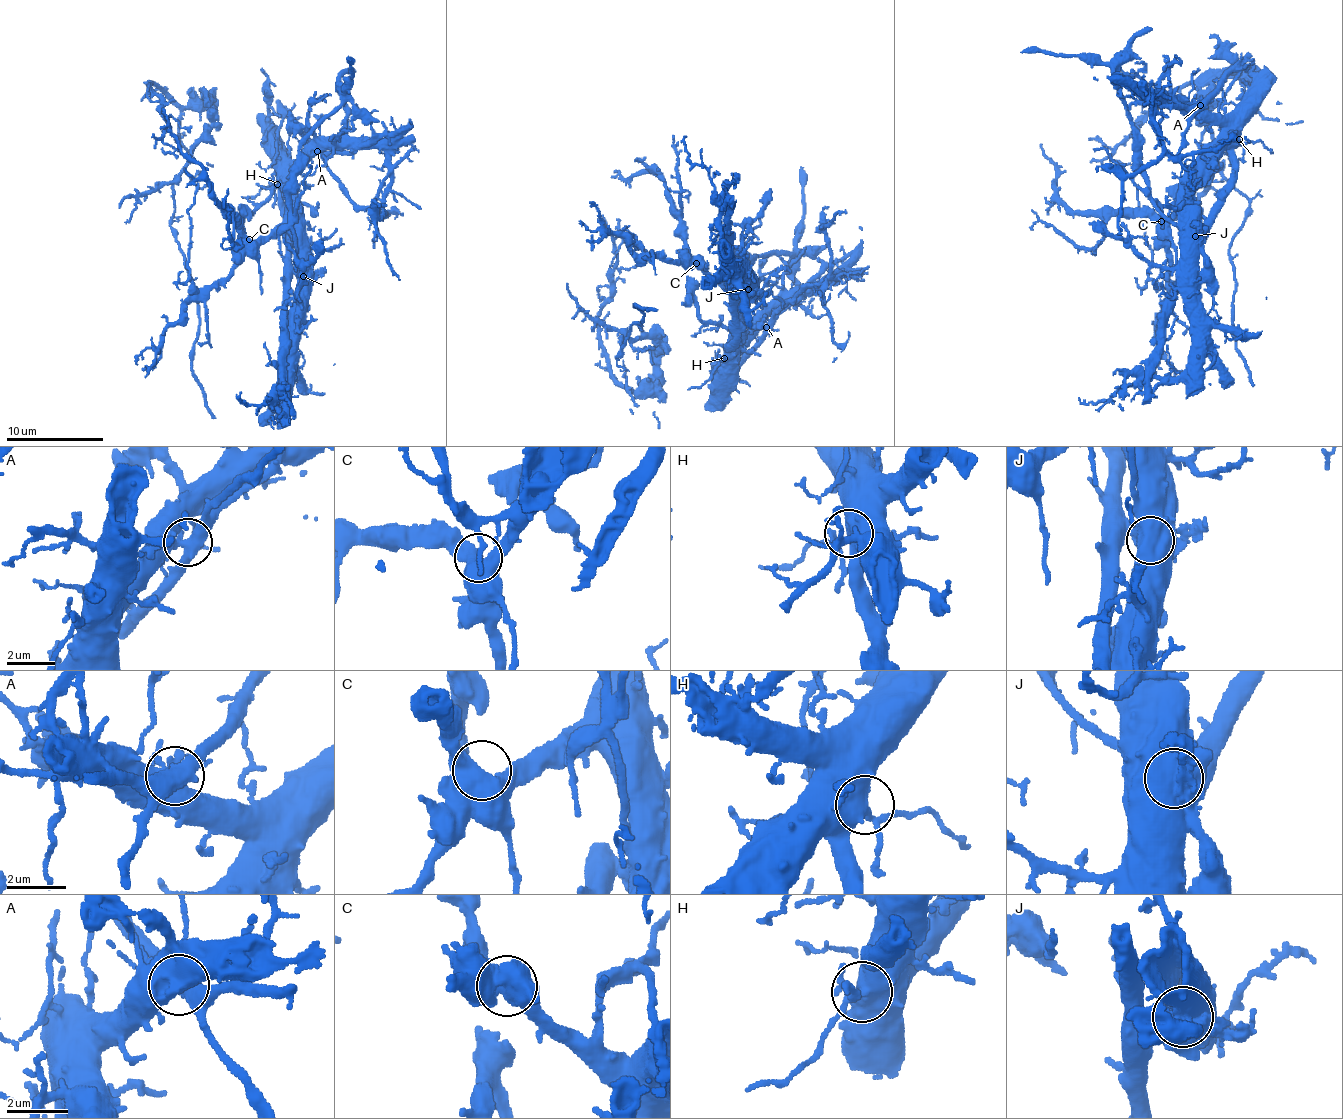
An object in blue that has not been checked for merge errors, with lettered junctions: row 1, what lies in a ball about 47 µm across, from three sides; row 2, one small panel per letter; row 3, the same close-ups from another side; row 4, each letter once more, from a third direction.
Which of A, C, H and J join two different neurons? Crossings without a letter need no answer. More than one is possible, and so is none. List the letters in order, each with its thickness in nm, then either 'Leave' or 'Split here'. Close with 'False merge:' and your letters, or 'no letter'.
A: Thickness 500 nm. Split here
C: Thickness 700 nm. Leave
H: Thickness 440 nm. Leave
J: Thickness 1250 nm. Split here
False merge: A, J

